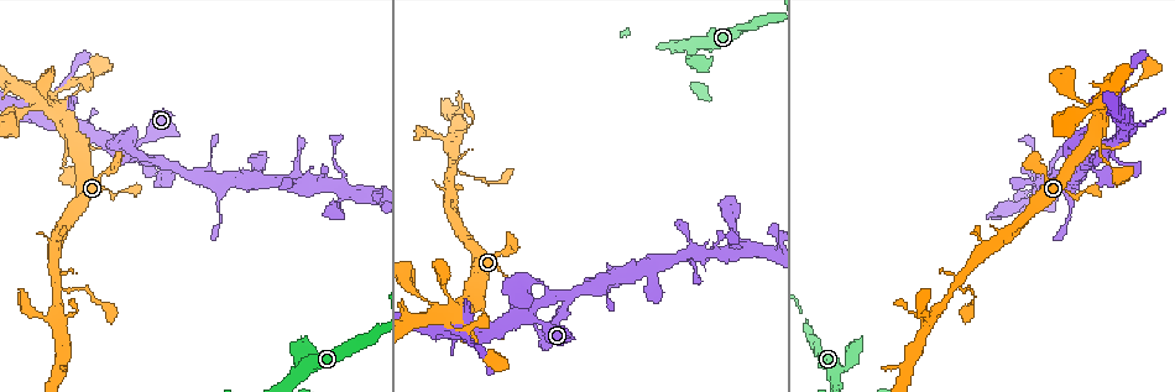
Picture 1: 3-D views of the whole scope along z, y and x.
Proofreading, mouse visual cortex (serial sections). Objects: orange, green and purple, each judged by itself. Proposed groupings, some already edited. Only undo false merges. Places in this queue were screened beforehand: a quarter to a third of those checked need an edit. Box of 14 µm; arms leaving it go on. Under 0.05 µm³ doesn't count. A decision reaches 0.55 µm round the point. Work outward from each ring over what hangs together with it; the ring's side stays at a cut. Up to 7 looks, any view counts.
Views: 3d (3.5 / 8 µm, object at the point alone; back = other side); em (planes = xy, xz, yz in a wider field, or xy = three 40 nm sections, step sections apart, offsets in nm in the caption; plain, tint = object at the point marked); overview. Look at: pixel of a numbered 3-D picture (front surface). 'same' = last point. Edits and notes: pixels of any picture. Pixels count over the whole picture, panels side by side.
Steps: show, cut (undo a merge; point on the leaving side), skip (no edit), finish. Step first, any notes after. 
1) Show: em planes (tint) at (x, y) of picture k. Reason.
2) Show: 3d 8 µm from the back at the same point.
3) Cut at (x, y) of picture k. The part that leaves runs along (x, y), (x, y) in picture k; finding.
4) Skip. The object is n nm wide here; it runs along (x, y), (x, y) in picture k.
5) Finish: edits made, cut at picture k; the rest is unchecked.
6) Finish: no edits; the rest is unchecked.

Show: 3d 3.5 µm at (296, 366) of picture 1. Three-way junction.

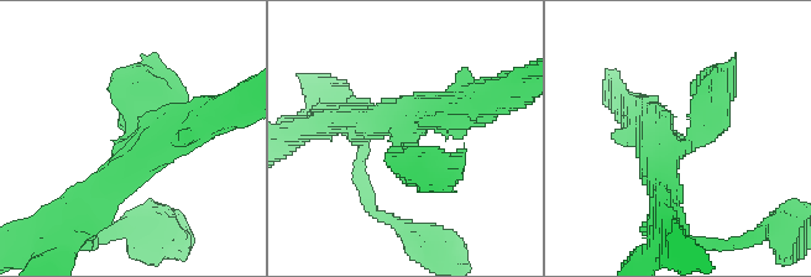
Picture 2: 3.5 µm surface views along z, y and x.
Show: em planes (tint) at (694, 141) of picture 2. Need the tissue.

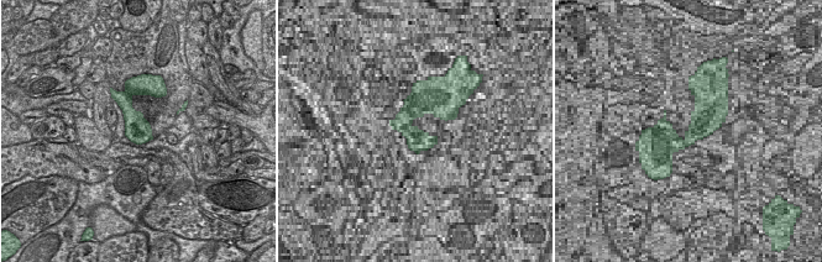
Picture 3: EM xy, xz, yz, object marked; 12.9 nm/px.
Skip. The arms are 450, 450, 500 nm wide; it runs along (650, 131), (689, 147), (730, 71) in picture 2; all the same cell.

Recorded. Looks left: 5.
Show: 3d 3.5 µm at (54, 284) of picture 1. Three-way junction.

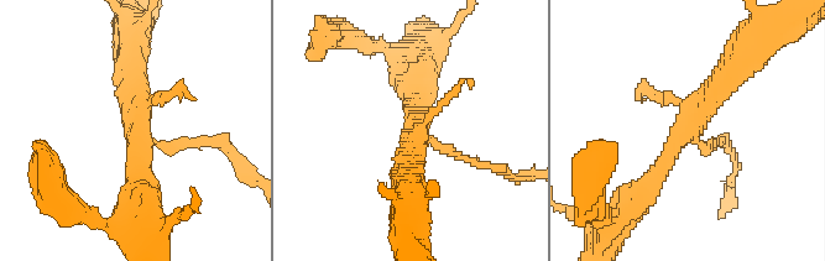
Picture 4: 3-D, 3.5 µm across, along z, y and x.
Show: em planes (tint) at (414, 132) of picture 4. Need the tissue.

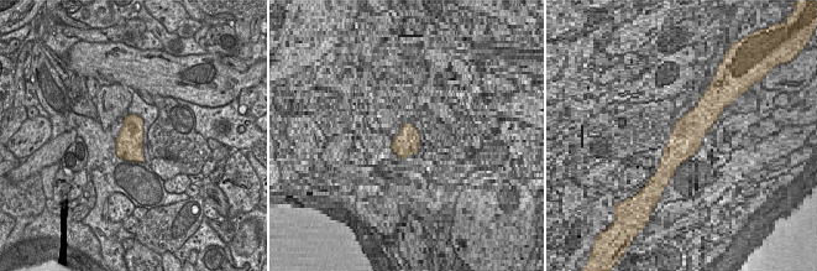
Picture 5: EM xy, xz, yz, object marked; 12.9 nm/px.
Skip. It runs along (743, 57), (638, 197) in picture 4; one cell here.

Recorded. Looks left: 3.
Show: 3d 3.5 µm at (54, 105) of picture 1. Looks like a crossing.

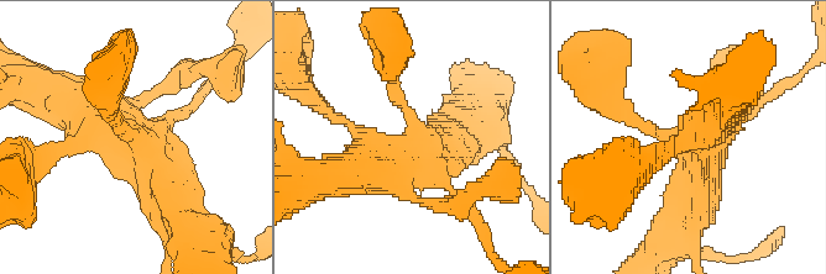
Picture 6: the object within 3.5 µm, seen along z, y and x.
Show: em planes (tint) at (405, 155) of picture 6. Now the EM.

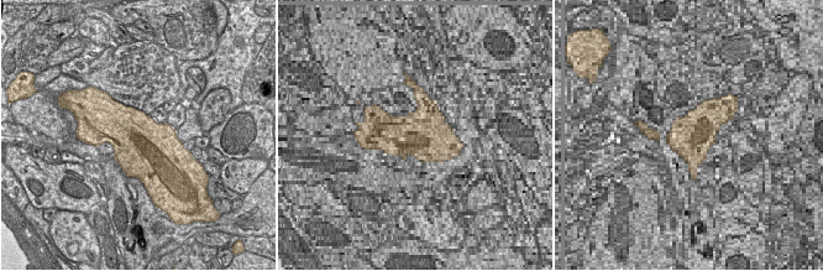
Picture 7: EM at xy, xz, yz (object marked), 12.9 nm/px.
Skip. One cell here.

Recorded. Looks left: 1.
Finish: no edits; the rest is unchecked.

